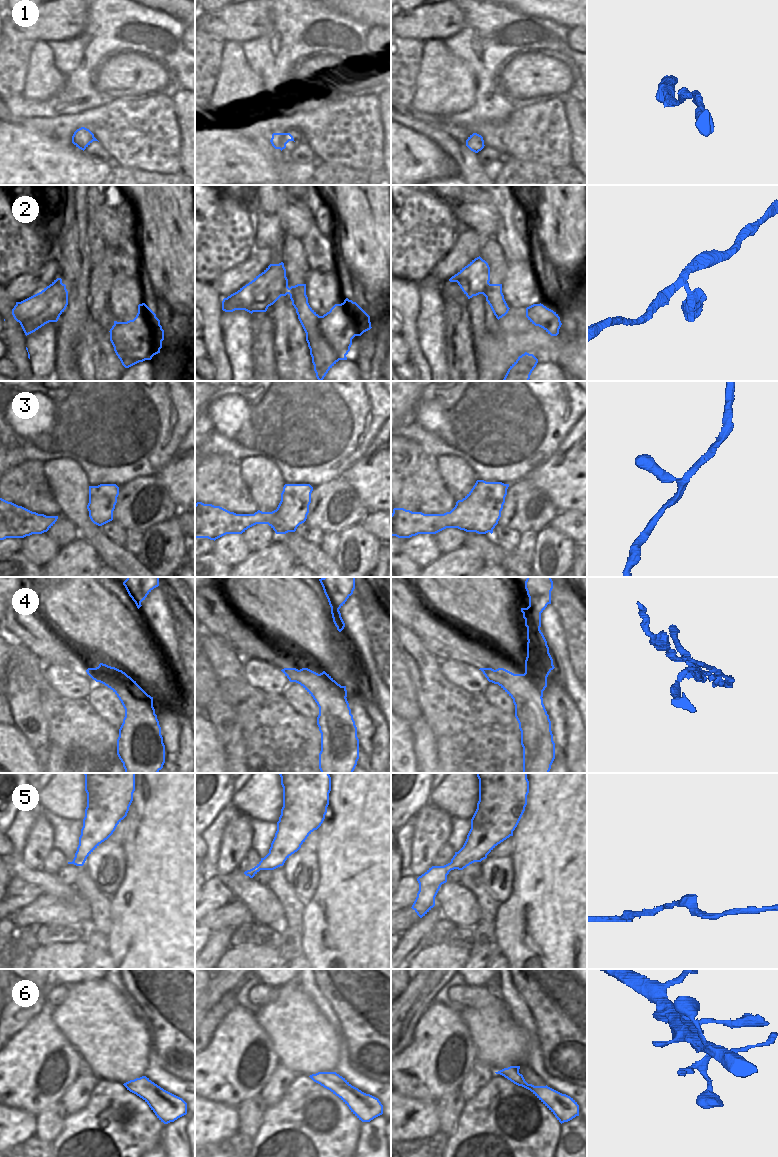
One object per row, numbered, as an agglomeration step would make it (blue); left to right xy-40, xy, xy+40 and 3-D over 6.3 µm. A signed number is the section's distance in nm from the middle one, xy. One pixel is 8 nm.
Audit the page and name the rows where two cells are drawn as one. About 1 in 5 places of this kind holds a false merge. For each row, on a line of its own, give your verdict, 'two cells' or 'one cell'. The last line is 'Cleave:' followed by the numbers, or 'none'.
1: one cell
2: one cell
3: one cell
4: two cells
5: one cell
6: one cell
Cleave: 4

